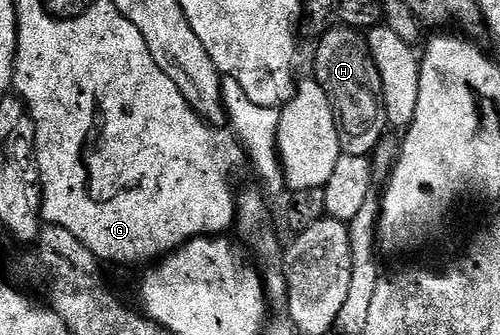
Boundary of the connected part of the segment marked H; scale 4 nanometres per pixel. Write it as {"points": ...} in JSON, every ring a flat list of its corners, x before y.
{"points":[[336,25,322,34,319,46,315,49,314,80,329,95,329,103,335,106,335,126,339,132,339,148,349,155,362,157,374,154,380,141,384,140,385,131,388,132,387,107,383,99,383,80,377,71,377,63,371,58,371,46,368,38,358,29,349,25]]}

